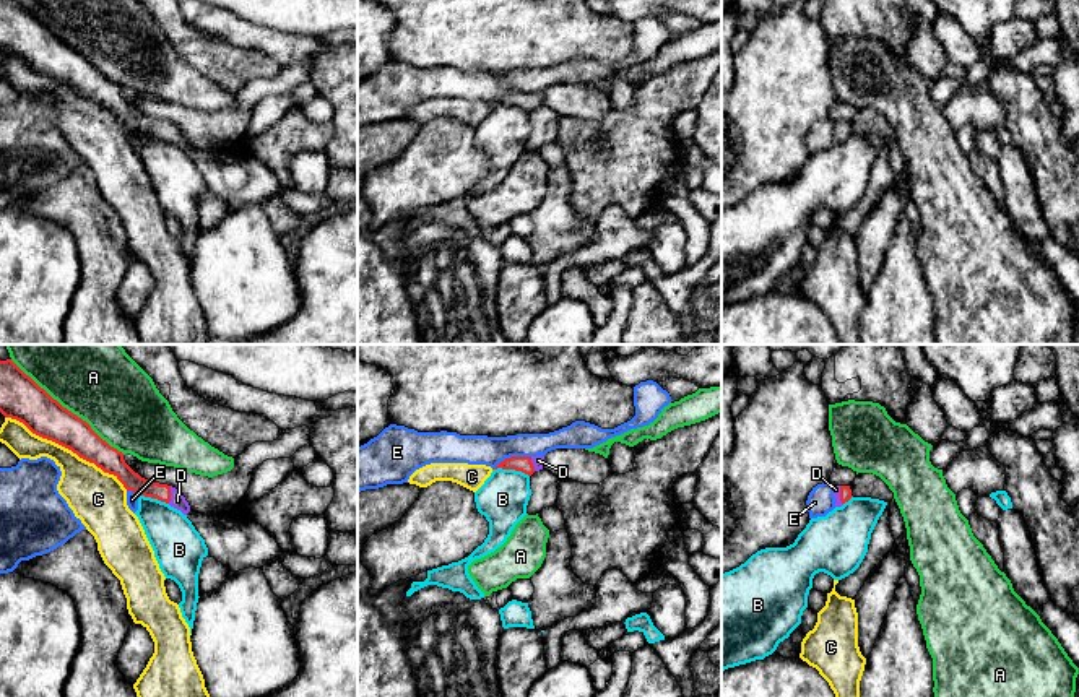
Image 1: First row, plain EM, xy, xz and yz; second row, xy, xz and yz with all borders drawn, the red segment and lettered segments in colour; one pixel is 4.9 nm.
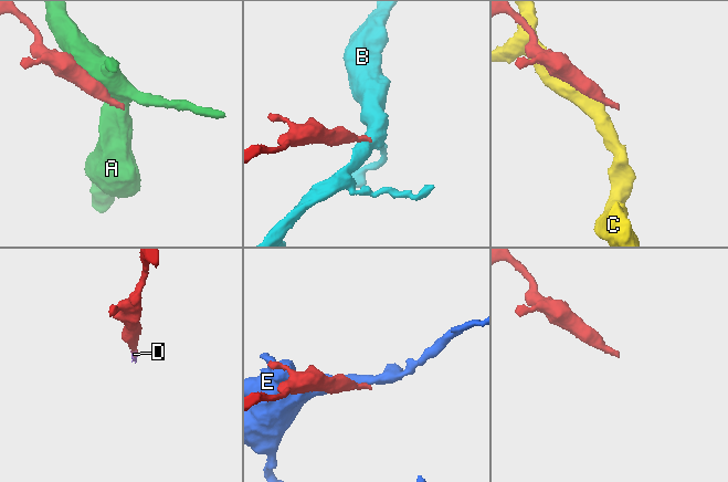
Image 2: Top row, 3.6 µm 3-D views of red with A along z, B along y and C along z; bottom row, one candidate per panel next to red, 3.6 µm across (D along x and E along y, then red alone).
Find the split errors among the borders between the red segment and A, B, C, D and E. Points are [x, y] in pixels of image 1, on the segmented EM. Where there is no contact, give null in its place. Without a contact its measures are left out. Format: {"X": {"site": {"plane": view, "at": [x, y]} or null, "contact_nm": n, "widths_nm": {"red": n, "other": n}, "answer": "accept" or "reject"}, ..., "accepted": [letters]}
{"A": {"site": {"plane": "xy", "at": [65, 408]}, "contact_nm": 750, "widths_nm": {"red": 220, "other": 440}, "answer": "reject"}, "B": {"site": {"plane": "xz", "at": [511, 468]}, "contact_nm": 190, "widths_nm": {"red": 80, "other": 240}, "answer": "reject"}, "C": {"site": {"plane": "xy", "at": [67, 447]}, "contact_nm": 700, "widths_nm": {"red": 200, "other": 240}, "answer": "reject"}, "D": {"site": {"plane": "xy", "at": [169, 494]}, "contact_nm": 90, "widths_nm": {"red": 100, "other": 80}, "answer": "accept"}, "E": {"site": {"plane": "xz", "at": [511, 457]}, "contact_nm": 200, "widths_nm": {"red": 80, "other": 140}, "answer": "reject"}, "accepted": ["D"]}

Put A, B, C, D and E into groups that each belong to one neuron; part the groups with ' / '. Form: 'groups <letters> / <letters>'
groups A / B / C / D / E

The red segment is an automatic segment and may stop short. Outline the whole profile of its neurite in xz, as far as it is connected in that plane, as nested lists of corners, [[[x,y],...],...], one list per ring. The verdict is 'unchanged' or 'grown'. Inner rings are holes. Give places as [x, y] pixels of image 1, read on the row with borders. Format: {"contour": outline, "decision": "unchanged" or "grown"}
{"contour": [[[510,457],[500,461],[496,468],[515,470],[531,476],[535,471],[543,470],[544,457]]], "decision": "grown"}

